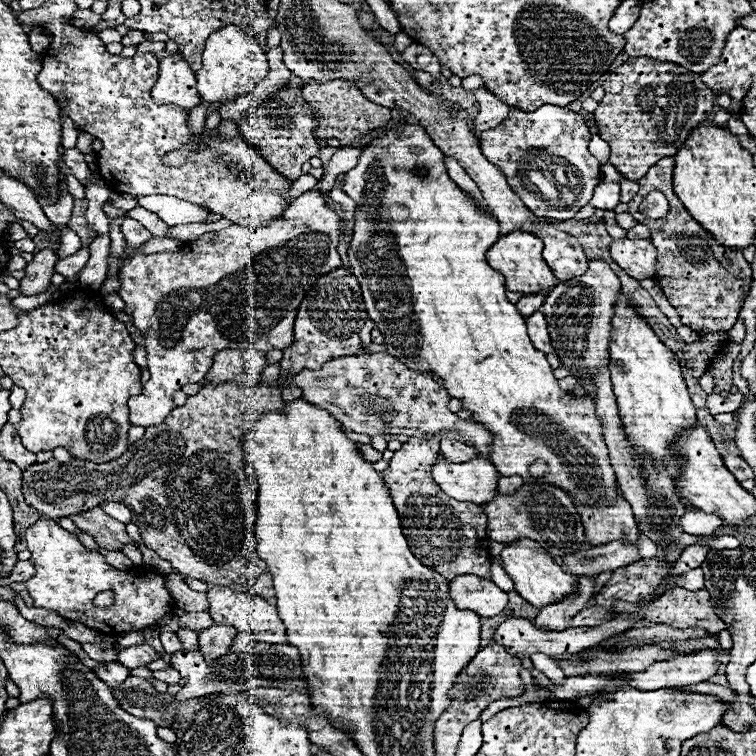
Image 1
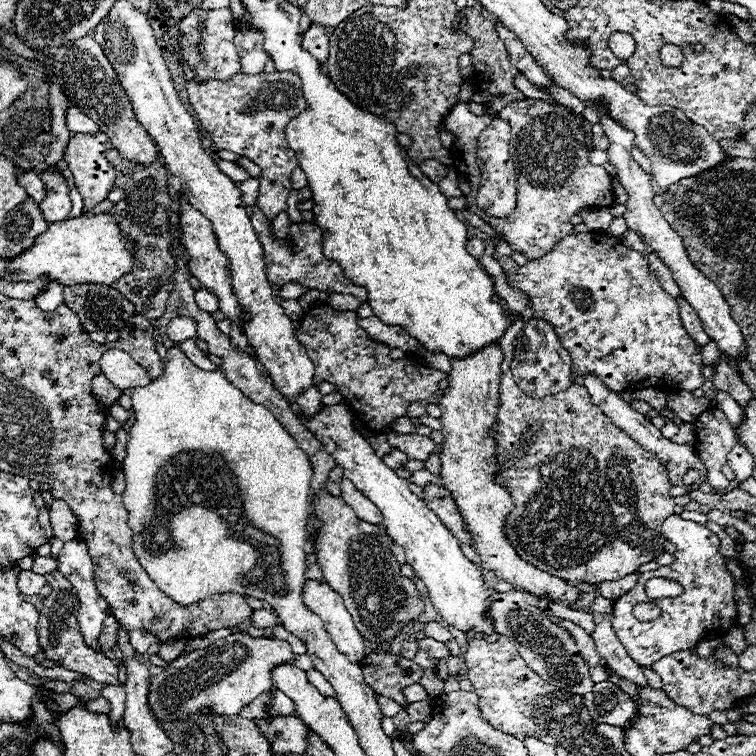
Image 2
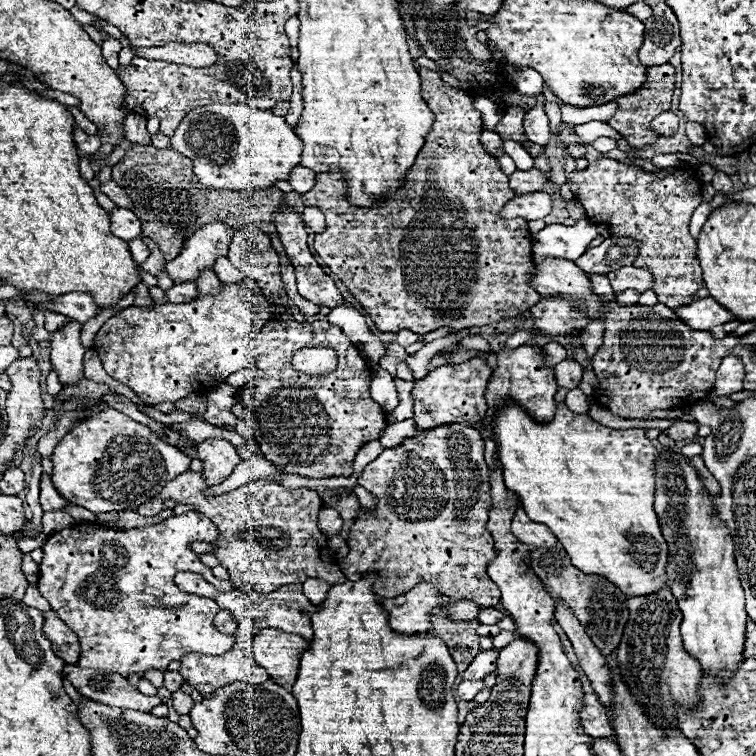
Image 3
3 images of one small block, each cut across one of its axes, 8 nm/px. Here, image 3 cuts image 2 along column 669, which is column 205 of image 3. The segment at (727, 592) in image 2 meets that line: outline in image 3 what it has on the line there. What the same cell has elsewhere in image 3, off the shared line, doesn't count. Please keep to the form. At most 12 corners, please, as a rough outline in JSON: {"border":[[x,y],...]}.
{"border":[[198,512],[44,544],[38,590],[80,668],[130,676],[236,636],[178,590],[216,526]]}

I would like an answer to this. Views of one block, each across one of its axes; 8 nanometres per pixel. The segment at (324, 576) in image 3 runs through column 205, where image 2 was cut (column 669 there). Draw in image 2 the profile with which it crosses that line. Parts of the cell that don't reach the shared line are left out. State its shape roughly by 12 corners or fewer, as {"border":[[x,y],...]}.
{"border":[[510,372],[492,424],[506,538],[564,580],[620,580],[664,552],[668,472],[584,386]]}

